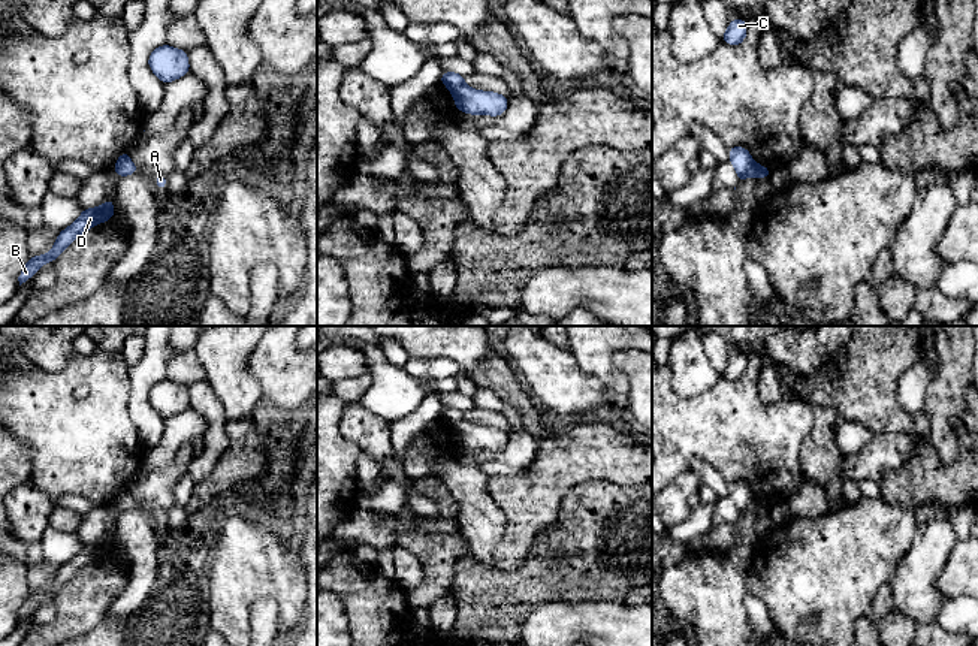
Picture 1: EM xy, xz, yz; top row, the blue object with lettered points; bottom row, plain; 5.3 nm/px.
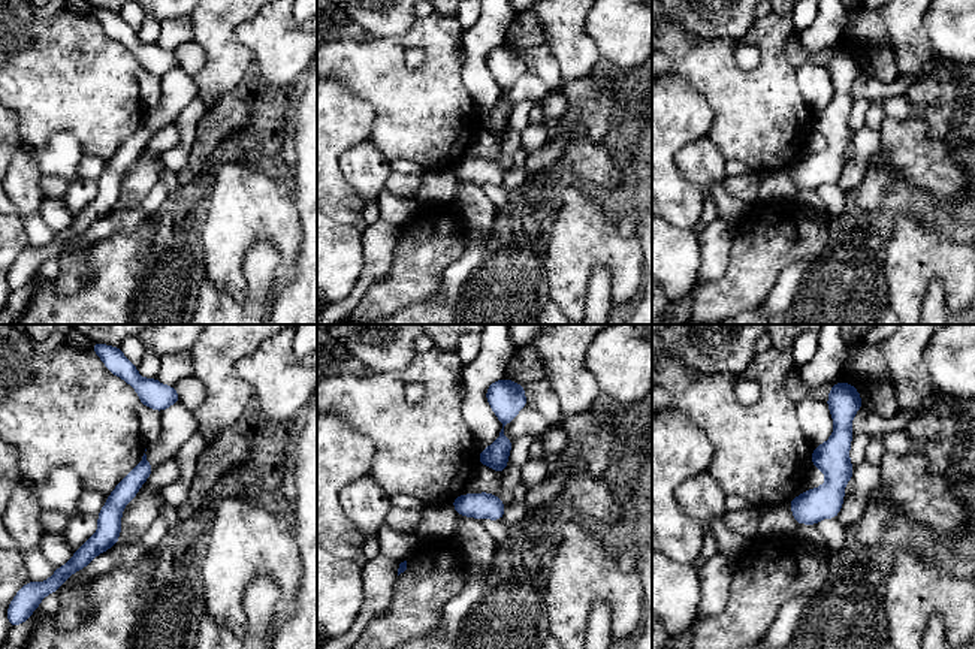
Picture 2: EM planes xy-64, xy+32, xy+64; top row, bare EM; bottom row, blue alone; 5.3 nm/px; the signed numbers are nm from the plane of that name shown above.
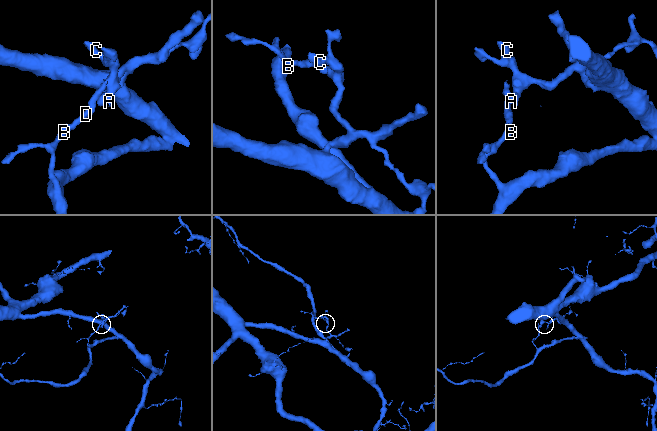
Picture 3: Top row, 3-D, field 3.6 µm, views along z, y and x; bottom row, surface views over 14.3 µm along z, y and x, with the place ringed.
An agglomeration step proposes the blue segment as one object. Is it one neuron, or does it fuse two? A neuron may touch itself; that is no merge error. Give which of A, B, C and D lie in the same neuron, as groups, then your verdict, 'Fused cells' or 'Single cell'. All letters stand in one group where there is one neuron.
Groups: A C / B D. Fused cells

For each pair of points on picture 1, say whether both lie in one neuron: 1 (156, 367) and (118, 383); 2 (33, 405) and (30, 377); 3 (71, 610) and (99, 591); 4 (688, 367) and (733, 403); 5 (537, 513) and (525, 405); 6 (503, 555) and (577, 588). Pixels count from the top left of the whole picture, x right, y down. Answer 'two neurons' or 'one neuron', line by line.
1: two neurons
2: one neuron
3: one neuron
4: two neurons
5: two neurons
6: two neurons

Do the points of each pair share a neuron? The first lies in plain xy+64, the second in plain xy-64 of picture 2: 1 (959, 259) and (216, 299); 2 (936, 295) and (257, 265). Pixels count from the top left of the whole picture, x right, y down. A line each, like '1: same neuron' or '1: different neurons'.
1: different neurons
2: same neuron

